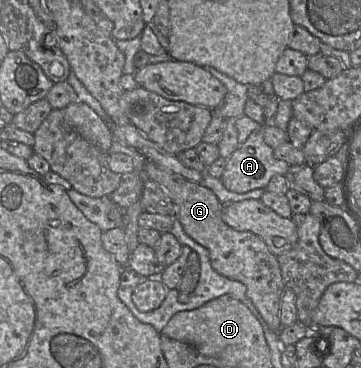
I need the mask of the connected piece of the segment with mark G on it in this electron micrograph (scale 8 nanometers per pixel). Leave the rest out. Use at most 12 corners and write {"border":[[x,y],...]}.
{"border":[[150,161],[185,233],[219,274],[243,283],[268,327],[282,329],[277,256],[221,218],[200,183]]}

